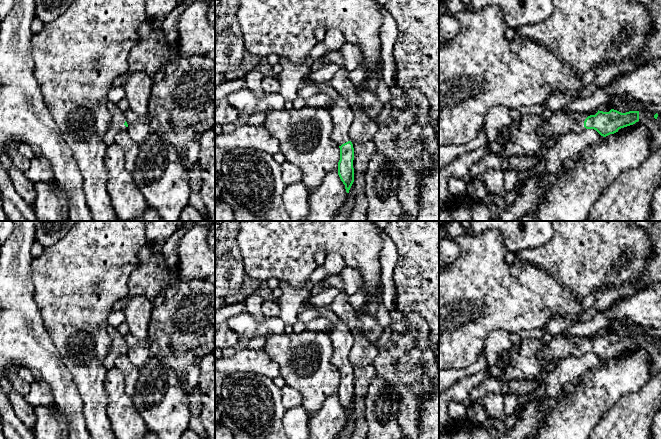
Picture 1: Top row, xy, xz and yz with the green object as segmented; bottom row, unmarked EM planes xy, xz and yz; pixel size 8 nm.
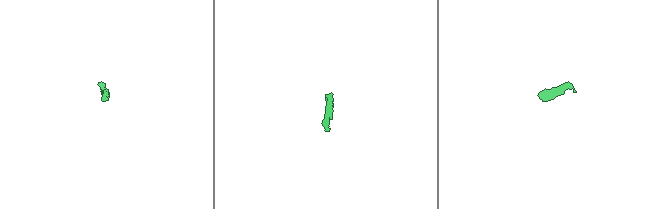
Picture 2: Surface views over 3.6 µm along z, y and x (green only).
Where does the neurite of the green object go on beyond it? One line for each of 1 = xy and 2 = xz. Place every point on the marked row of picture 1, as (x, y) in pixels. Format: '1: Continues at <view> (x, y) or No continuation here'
1: No continuation here
2: Continues at xz (342, 114)

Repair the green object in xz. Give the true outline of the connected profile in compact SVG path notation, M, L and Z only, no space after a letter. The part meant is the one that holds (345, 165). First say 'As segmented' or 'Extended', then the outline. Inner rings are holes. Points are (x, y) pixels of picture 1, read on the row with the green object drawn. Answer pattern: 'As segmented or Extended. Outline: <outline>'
Extended. Outline: M341 95L333 99L332 103L327 107L327 110L333 121L331 139L340 148L338 175L345 185L346 192L349 193L354 182L354 148L349 137L349 130L354 119L354 113L346 98Z

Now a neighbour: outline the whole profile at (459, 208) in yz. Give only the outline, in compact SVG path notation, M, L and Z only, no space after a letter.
M467 193L465 196L453 196L442 208L439 208L439 221L491 221L488 204L484 200L476 201Z

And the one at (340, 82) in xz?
M341 67L330 81L331 87L339 95L346 98L354 113L350 126L349 137L354 148L354 187L355 204L349 216L349 221L366 221L368 201L364 194L365 174L370 156L376 152L373 136L378 132L375 123L363 110L363 100L358 94L358 88L349 80L349 71Z

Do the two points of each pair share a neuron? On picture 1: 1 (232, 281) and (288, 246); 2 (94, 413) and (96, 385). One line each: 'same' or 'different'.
1: different
2: same

